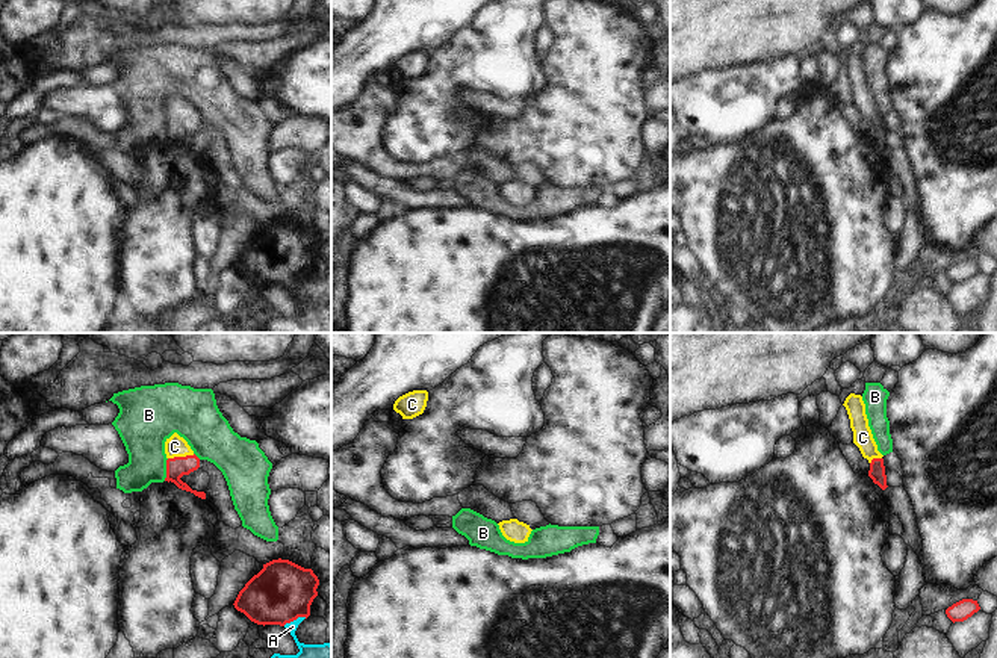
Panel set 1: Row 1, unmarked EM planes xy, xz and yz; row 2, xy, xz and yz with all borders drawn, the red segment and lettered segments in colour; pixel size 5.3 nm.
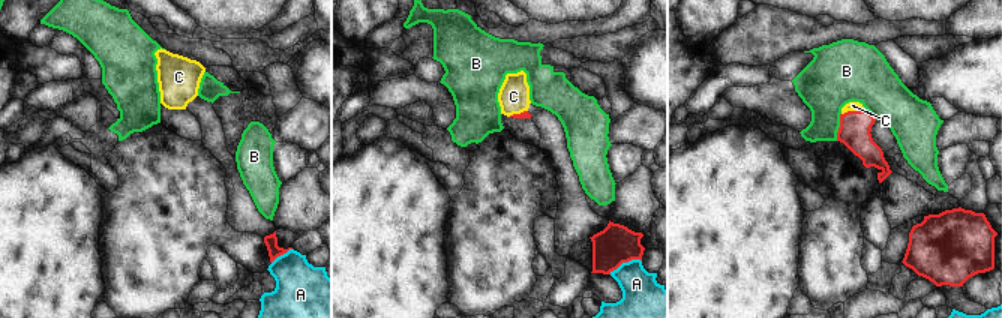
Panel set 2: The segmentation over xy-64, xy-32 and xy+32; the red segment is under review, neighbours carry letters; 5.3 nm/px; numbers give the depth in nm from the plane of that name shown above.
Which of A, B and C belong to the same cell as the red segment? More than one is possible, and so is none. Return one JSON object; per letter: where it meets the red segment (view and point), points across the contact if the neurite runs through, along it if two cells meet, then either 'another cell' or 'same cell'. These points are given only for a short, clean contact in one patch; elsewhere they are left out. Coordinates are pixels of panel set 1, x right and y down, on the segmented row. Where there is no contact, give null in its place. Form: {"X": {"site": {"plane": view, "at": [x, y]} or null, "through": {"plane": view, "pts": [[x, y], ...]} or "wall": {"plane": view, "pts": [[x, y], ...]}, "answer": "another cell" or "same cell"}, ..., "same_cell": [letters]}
{"A": {"site": {"plane": "xy", "at": [294, 619]}, "wall": {"plane": "xy", "pts": [[306, 617], [297, 617], [283, 625]]}, "answer": "another cell"}, "B": {"site": {"plane": "xy", "at": [167, 469]}, "wall": {"plane": "xy", "pts": [[168, 459], [164, 480]]}, "answer": "another cell"}, "C": {"site": {"plane": "xy", "at": [180, 457]}, "through": {"plane": "xy", "pts": [[176, 468], [180, 457], [174, 446]]}, "answer": "same cell"}, "same_cell": ["C"]}

